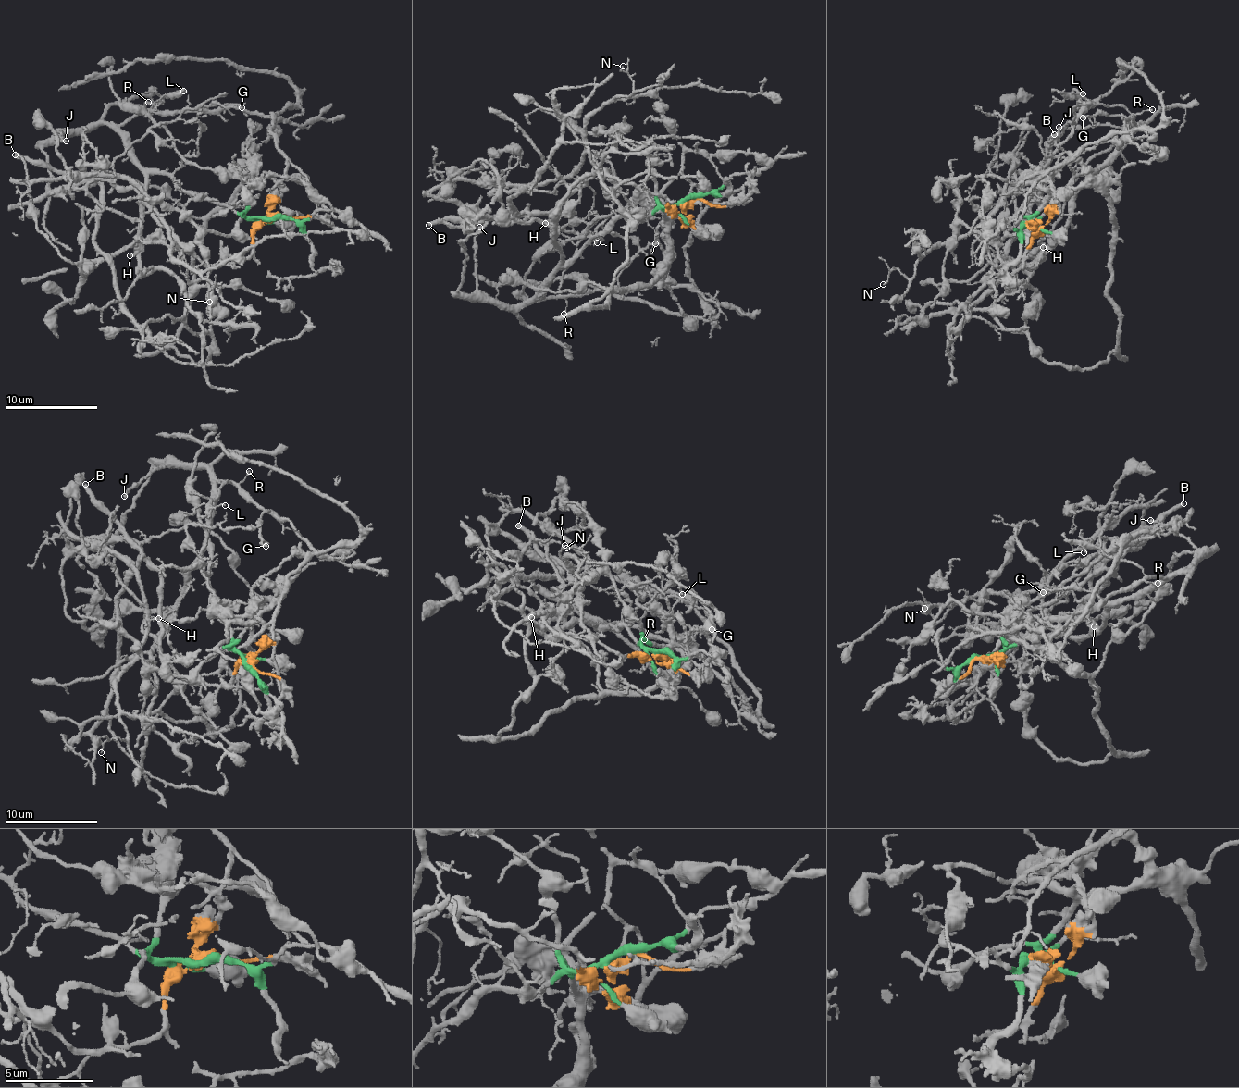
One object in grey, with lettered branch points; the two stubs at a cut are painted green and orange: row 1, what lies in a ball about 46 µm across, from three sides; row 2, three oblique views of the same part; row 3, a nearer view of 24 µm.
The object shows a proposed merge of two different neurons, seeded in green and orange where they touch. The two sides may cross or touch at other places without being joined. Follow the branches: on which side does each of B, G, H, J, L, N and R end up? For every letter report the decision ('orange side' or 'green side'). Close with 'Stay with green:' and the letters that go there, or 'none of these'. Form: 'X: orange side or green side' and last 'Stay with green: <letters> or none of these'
B: orange side
G: green side
H: orange side
J: green side
L: green side
N: orange side
R: green side
Stay with green: G, J, L, R

